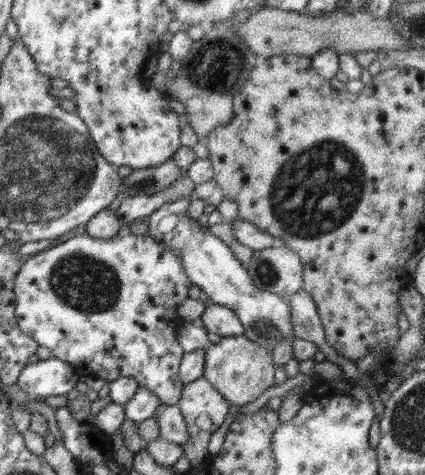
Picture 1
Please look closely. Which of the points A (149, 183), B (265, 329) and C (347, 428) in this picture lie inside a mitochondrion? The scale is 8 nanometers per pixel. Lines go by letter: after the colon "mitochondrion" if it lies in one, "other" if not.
A: mitochondrion
B: mitochondrion
C: other

